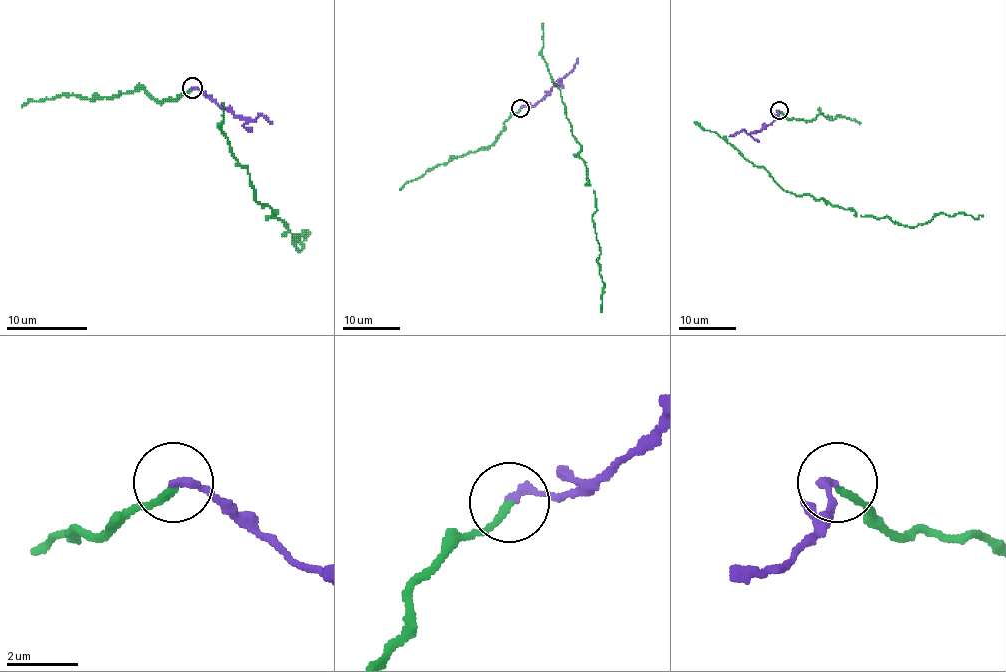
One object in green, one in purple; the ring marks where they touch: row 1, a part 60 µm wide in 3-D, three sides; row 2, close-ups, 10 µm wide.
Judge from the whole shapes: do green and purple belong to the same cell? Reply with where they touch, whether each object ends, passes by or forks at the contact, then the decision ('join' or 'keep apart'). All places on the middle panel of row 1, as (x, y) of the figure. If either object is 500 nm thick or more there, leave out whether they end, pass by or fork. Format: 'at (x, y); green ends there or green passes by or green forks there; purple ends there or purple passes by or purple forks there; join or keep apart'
at (520, 108); green ends there; purple ends there; join

